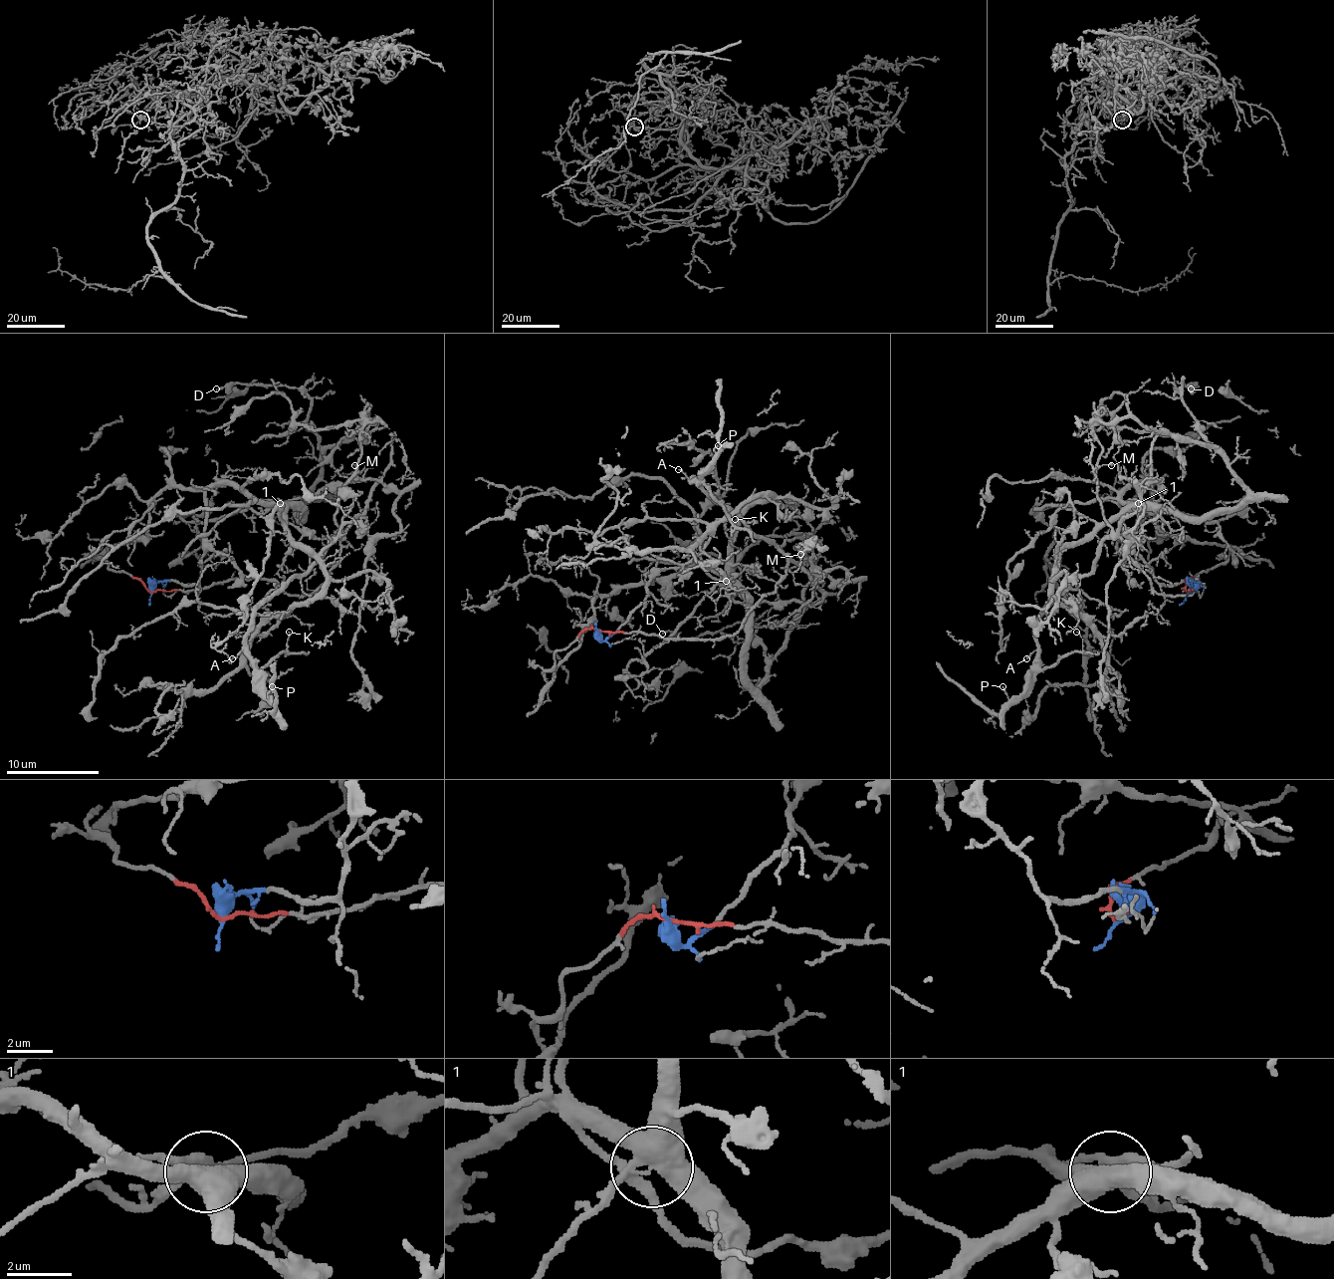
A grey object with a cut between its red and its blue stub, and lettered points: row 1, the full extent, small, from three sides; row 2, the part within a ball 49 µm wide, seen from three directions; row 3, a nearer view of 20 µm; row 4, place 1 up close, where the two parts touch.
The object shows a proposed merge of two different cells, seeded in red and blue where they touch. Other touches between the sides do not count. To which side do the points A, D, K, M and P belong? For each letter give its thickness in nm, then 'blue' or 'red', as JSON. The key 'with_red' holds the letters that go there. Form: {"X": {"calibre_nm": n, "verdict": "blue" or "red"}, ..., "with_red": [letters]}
{"A": {"calibre_nm": 130, "verdict": "red"}, "D": {"calibre_nm": 140, "verdict": "blue"}, "K": {"calibre_nm": 80, "verdict": "red"}, "M": {"calibre_nm": 110, "verdict": "red"}, "P": {"calibre_nm": 130, "verdict": "red"}, "with_red": ["A", "K", "M", "P"]}

